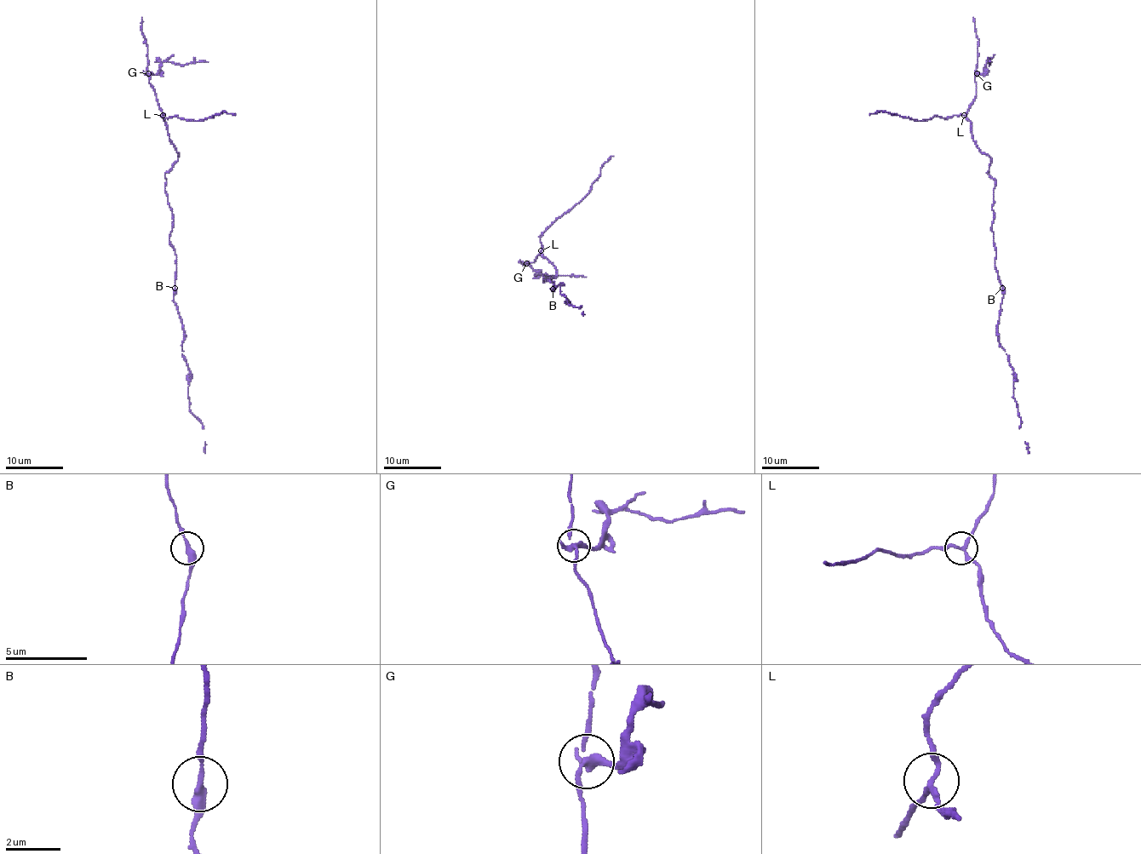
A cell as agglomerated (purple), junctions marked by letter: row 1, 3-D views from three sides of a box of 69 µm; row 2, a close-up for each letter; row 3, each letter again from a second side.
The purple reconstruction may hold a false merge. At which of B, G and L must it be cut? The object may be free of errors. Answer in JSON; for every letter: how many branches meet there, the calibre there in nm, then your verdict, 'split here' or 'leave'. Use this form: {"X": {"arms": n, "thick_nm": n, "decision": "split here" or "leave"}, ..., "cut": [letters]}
{"B": {"arms": 2, "thick_nm": 280, "decision": "leave"}, "G": {"arms": 3, "thick_nm": 240, "decision": "split here"}, "L": {"arms": 3, "thick_nm": 180, "decision": "leave"}, "cut": ["G"]}

